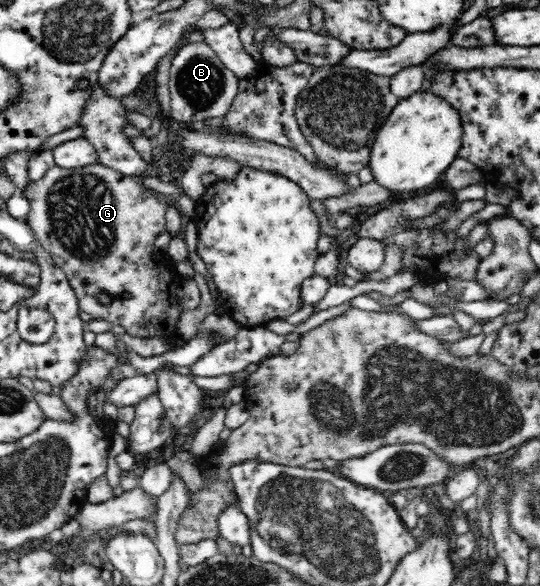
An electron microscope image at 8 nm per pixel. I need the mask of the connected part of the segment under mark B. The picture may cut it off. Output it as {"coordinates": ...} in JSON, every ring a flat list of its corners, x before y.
{"coordinates":[[205,42,184,44,170,67,170,115,177,121,194,123,224,117,239,92,240,80]]}

